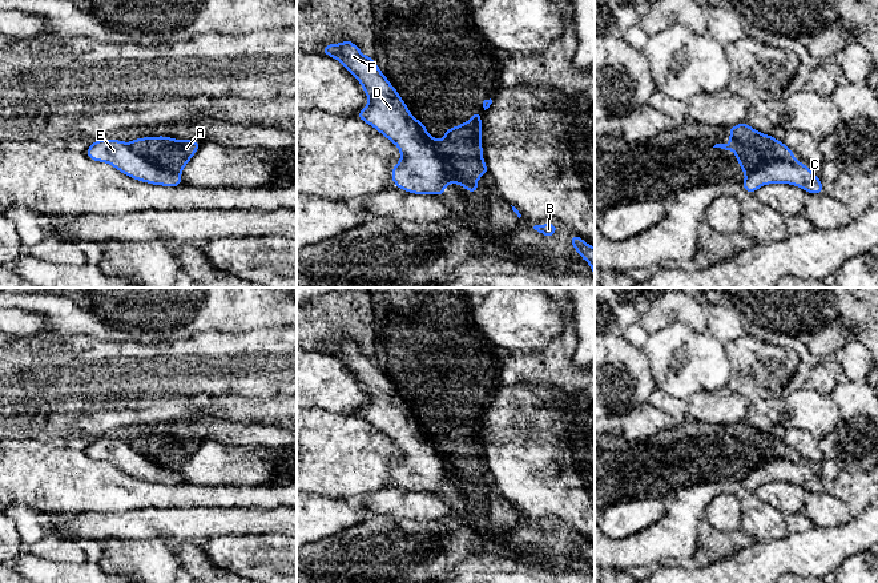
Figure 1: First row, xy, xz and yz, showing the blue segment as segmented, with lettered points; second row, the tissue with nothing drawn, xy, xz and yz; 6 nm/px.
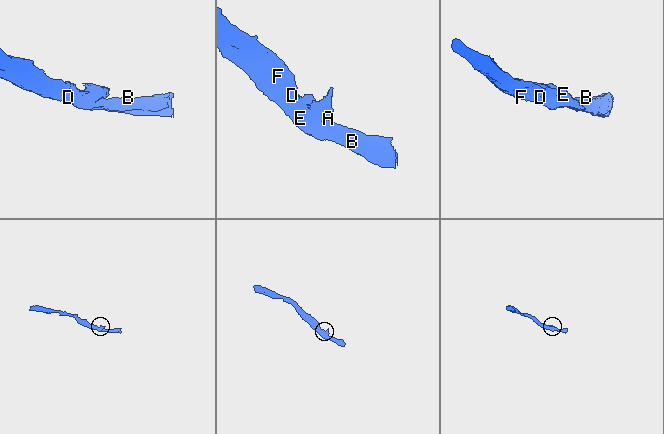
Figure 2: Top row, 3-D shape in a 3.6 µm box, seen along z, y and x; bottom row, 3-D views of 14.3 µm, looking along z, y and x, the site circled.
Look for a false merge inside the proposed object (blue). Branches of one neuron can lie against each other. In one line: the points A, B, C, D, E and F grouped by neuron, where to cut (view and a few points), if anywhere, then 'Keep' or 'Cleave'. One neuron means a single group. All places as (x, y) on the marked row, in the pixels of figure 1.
Groups: A / B C D E F. Split along xz (417, 121), (443, 167), (443, 193). Cleave

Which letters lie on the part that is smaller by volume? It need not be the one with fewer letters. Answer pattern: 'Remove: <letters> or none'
Remove: A

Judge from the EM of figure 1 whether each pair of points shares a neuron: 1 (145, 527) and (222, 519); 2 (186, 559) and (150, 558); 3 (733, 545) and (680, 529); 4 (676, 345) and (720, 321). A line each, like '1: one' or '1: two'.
1: one
2: two
3: two
4: two

